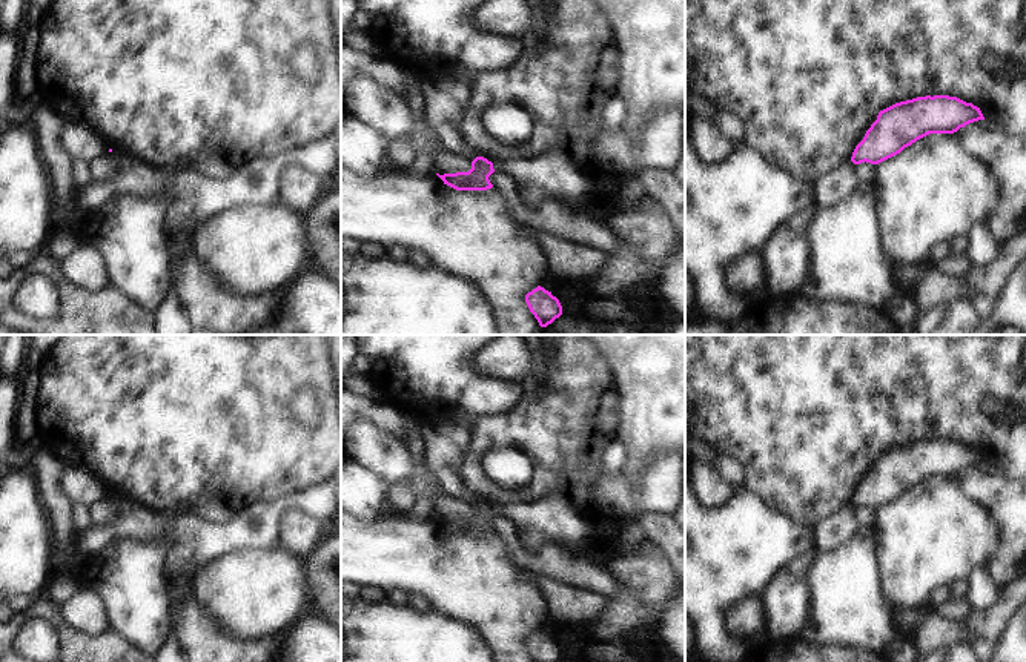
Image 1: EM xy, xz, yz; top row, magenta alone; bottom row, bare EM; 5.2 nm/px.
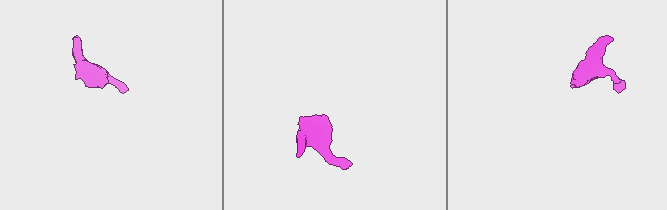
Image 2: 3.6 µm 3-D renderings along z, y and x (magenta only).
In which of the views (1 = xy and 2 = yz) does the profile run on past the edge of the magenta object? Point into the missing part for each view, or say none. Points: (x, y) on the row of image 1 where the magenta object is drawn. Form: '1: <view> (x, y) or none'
1: none
2: none

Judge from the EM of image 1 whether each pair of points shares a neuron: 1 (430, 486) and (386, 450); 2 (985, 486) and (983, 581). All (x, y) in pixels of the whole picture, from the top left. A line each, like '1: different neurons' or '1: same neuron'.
1: same neuron
2: different neurons

